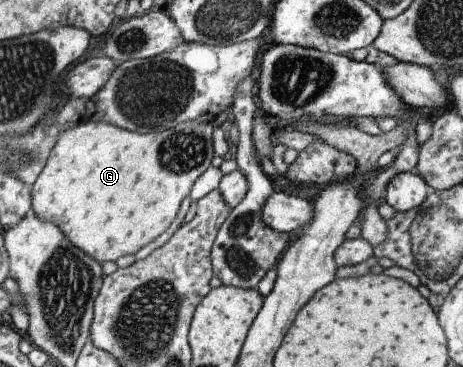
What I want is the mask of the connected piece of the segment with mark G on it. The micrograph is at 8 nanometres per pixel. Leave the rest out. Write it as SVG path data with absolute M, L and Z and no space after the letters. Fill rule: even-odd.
M84 119L77 127L66 129L52 148L45 167L30 188L31 213L55 224L74 246L98 262L114 262L120 256L136 254L136 250L150 244L174 222L182 200L211 166L215 156L214 129L212 123L186 121L173 129L136 134L112 124Z

